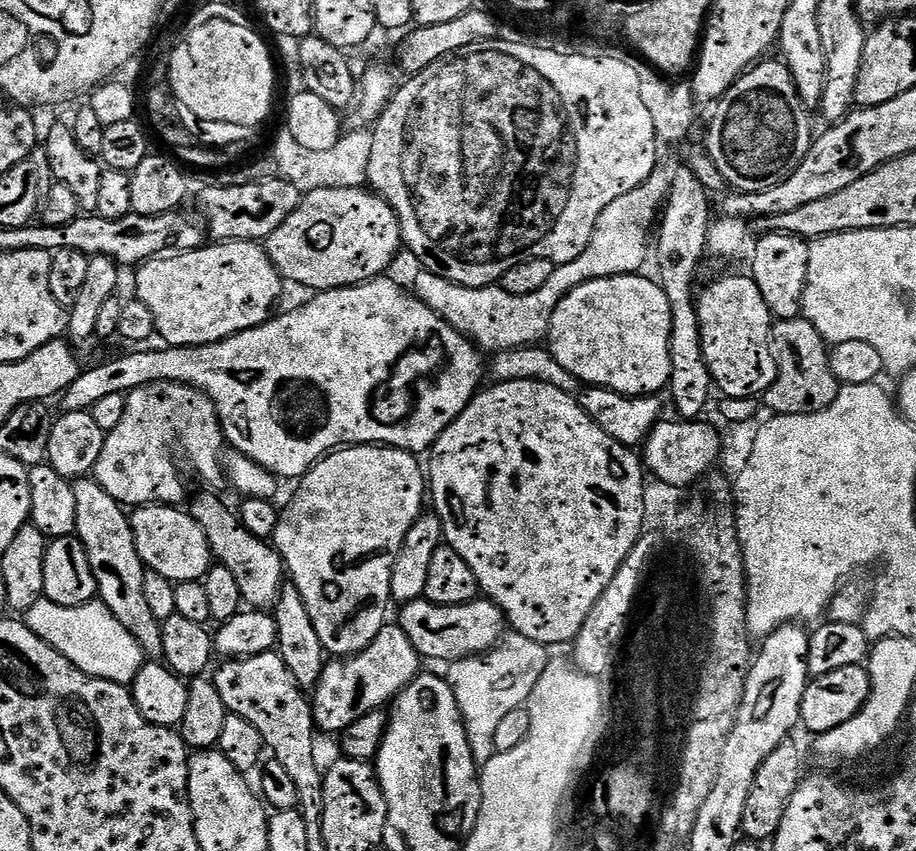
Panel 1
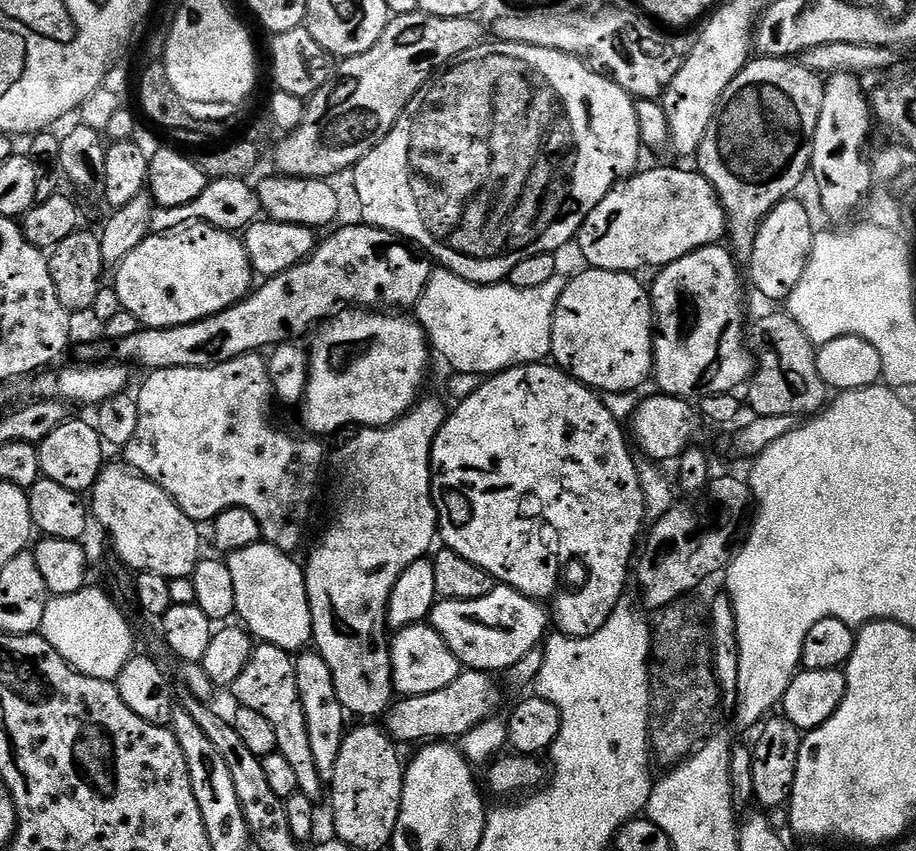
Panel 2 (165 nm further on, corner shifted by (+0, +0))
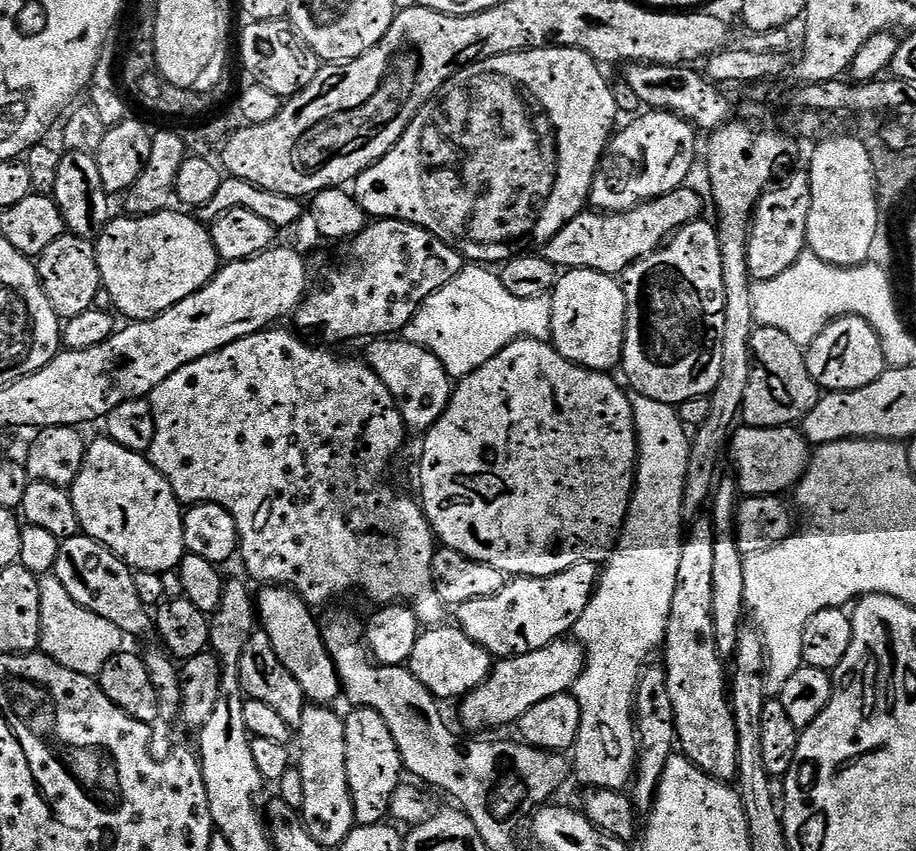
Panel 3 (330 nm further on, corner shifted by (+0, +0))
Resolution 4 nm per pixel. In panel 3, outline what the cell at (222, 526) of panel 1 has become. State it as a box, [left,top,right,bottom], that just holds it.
[255,586,342,706]

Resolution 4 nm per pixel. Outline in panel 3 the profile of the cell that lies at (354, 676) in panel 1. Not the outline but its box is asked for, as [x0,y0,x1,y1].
[406,627,494,702]

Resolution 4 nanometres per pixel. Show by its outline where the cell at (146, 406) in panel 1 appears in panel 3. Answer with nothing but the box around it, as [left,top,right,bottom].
[146,326,446,625]

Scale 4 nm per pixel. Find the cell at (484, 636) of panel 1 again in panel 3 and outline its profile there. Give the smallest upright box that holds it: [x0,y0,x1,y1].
[455,562,598,658]

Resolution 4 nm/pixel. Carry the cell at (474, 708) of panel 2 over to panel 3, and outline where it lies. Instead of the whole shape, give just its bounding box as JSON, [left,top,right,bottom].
[459,638,584,728]

